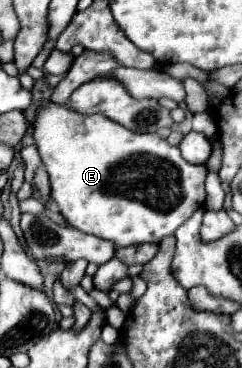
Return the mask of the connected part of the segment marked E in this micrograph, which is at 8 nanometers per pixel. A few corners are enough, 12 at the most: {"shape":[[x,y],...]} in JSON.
{"shape":[[41,101],[33,139],[67,225],[173,235],[205,165],[159,135]]}

